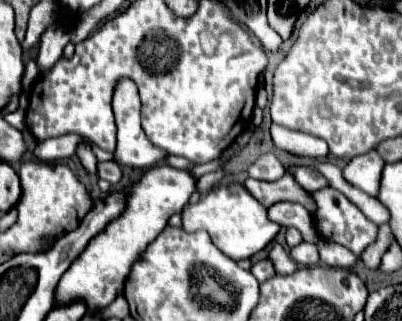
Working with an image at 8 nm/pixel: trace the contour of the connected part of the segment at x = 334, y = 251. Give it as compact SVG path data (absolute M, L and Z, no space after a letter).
M319 239L317 247L319 247L319 255L321 255L321 263L323 265L331 265L331 267L353 267L355 261L357 261L357 255L349 253L339 243Z

